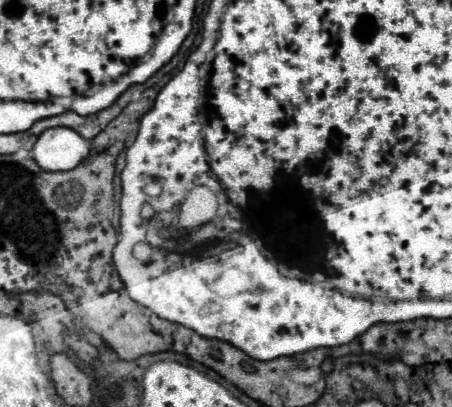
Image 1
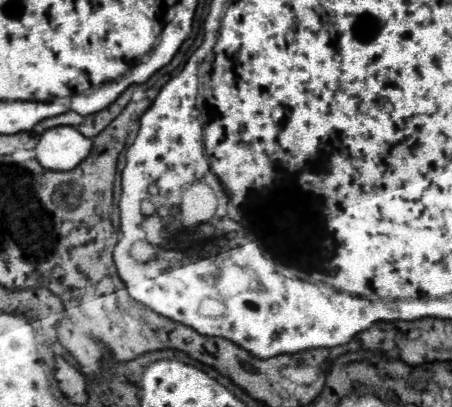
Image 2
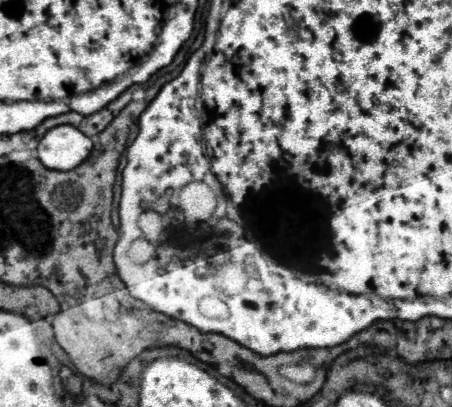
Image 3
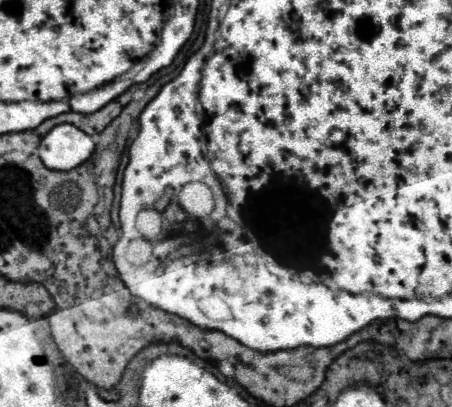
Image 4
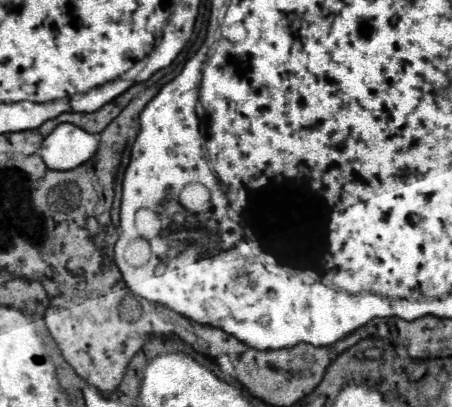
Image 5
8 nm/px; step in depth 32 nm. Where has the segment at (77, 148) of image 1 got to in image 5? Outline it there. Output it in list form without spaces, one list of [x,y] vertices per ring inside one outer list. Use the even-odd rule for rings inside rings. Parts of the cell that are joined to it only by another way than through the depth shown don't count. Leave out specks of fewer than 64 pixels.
[[[74,124],[56,126],[42,142],[40,156],[52,170],[72,170],[94,156],[98,138]]]

